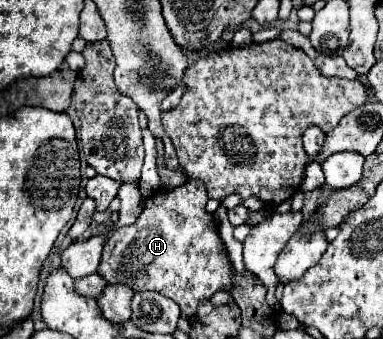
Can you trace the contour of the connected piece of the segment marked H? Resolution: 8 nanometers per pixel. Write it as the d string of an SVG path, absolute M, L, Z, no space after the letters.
M190 179L176 189L158 189L144 201L136 223L120 227L104 245L98 273L108 283L124 283L134 291L158 291L180 305L182 317L192 317L198 305L218 291L232 291L232 265L218 233L218 223L206 211L206 185Z

